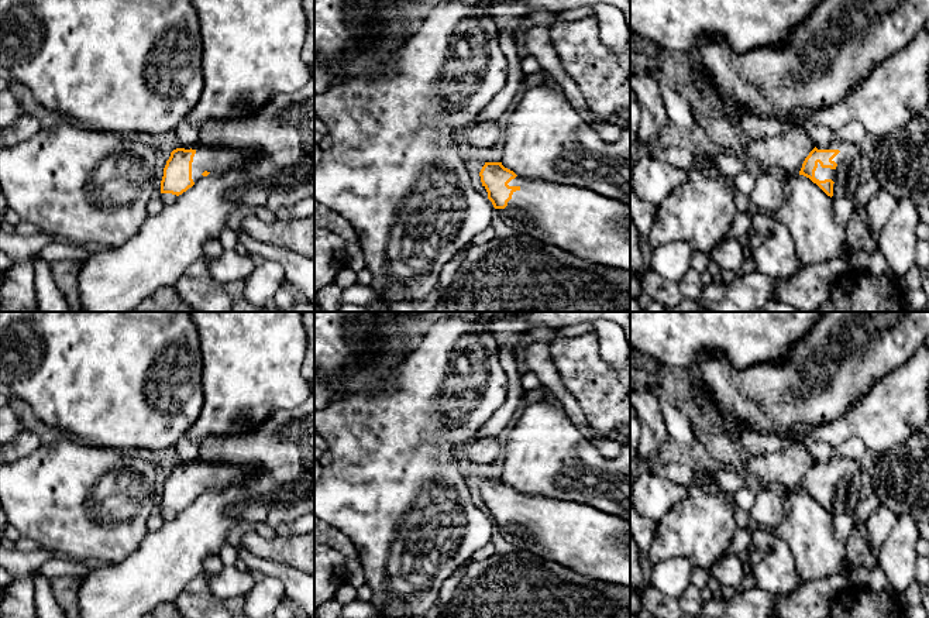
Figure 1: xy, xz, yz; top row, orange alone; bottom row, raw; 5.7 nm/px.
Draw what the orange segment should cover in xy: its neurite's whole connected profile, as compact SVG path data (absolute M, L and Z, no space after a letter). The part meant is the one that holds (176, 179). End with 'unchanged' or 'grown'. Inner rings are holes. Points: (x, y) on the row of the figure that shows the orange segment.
M230 145L179 147L171 152L164 168L161 193L182 195L202 176L234 171L244 161L255 162L258 152L235 150Z; grown

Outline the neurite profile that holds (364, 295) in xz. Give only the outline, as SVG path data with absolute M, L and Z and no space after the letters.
M352 285L343 289L340 303L354 303L364 308L369 308L375 302L382 302L379 295L371 285Z

